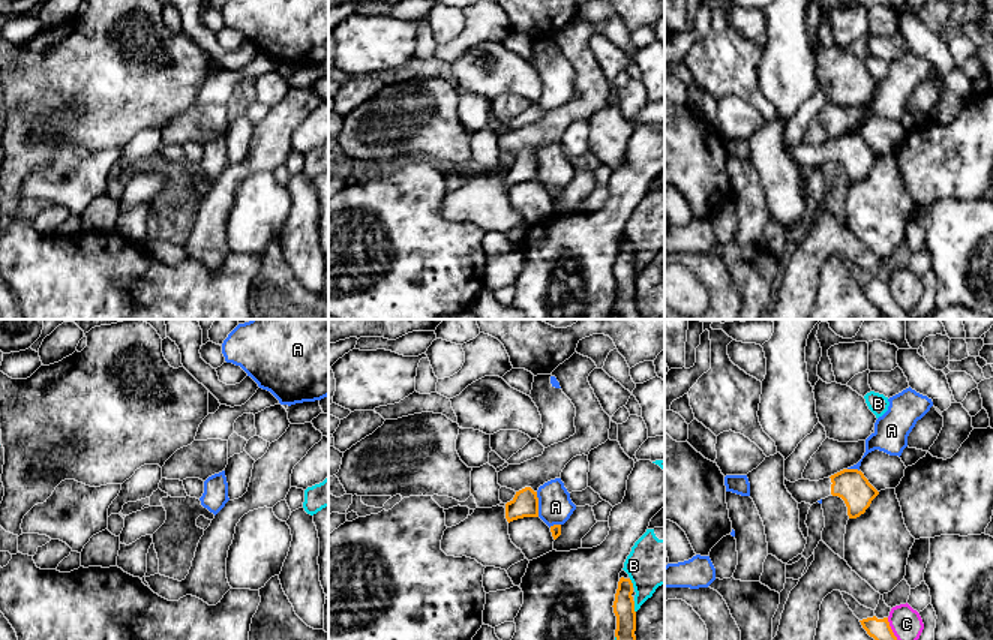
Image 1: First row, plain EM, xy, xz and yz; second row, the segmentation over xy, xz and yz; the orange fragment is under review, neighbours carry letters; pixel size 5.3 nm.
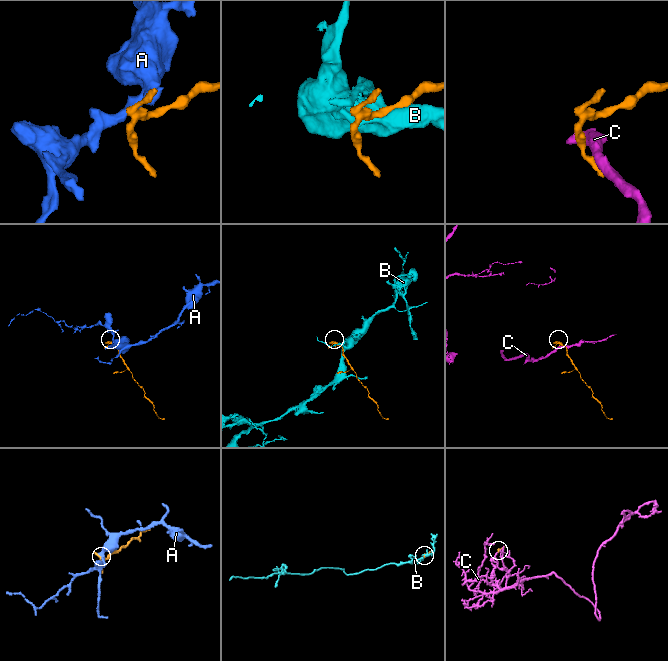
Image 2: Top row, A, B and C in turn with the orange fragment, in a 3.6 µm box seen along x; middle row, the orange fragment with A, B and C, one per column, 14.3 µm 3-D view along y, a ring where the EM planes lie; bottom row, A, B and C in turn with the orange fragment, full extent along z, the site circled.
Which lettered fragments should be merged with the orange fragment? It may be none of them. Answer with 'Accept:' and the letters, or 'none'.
Accept: none

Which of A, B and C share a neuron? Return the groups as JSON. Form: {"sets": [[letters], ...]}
{"sets": [["A"], ["B"], ["C"]]}

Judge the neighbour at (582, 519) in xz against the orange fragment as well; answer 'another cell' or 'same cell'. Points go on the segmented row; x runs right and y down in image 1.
another cell

